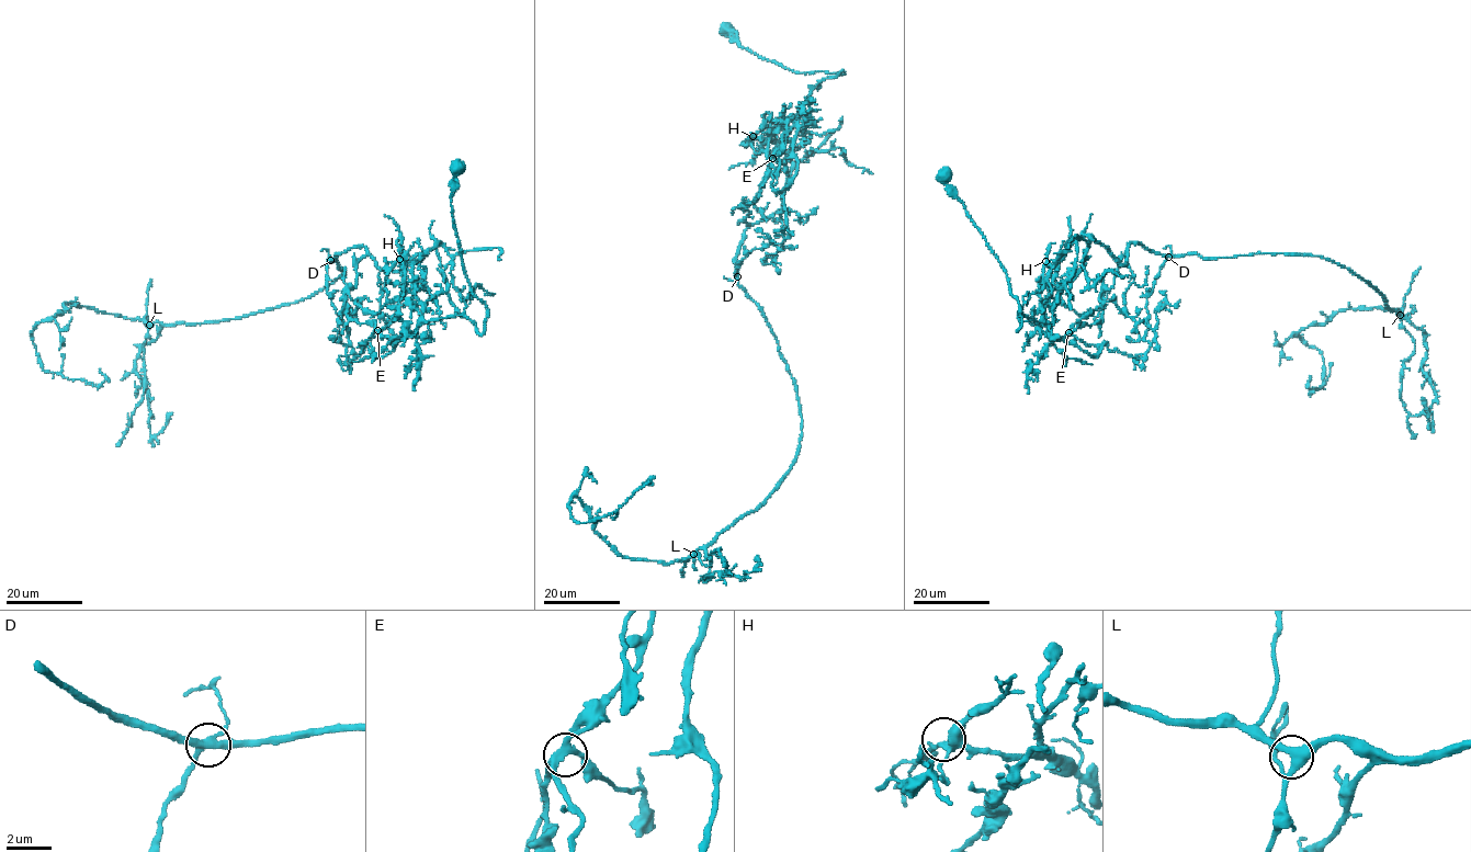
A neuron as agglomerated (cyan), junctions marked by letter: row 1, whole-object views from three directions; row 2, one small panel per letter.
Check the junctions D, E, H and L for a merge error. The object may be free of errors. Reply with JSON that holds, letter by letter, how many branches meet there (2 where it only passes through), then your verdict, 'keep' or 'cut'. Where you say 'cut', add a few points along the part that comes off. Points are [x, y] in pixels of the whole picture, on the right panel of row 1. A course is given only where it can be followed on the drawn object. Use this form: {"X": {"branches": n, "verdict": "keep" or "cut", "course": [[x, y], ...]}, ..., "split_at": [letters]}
{"D": {"branches": 4, "verdict": "cut", "course": [[1168, 257], [1317, 256], [1401, 310], [1310, 324], [1296, 334], [1322, 354], [1325, 383], [1311, 393], [1311, 376]]}, "E": {"branches": 4, "verdict": "keep"}, "H": {"branches": 4, "verdict": "keep"}, "L": {"branches": 4, "verdict": "keep"}, "split_at": ["D"]}

